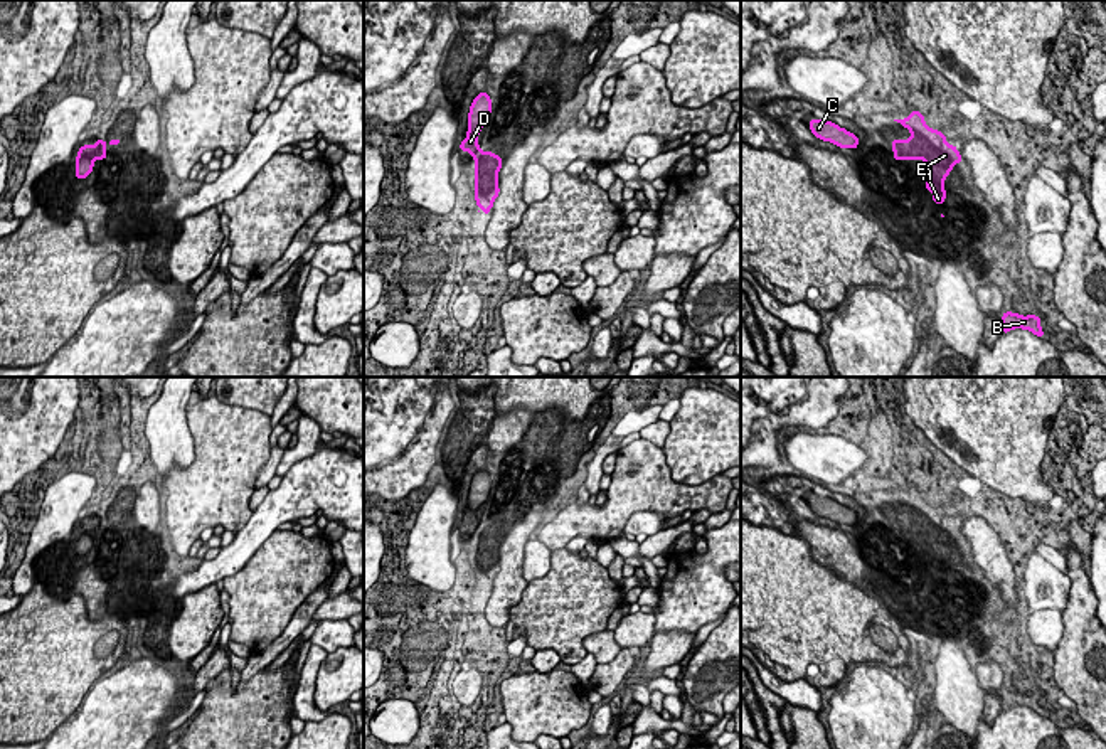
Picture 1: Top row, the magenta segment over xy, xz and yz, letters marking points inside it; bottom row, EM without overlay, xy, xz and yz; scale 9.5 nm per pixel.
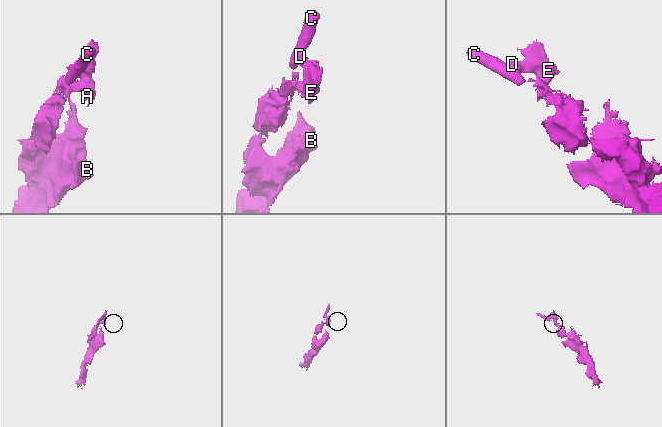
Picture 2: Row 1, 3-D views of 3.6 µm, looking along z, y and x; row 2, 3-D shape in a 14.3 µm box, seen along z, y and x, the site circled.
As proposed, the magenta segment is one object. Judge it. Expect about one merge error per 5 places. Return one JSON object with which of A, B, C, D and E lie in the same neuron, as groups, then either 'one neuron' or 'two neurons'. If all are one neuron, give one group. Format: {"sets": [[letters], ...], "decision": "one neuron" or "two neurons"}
{"sets": [["A", "B", "C", "D", "E"]], "decision": "one neuron"}

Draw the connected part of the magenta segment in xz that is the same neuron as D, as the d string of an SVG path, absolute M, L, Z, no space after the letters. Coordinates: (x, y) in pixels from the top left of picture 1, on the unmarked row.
M487 468L473 475L468 490L466 515L460 520L461 529L468 529L475 535L475 577L476 584L483 586L483 592L490 591L495 576L500 571L498 549L502 545L502 532L483 529L478 520L481 505L488 500L492 490L492 475Z

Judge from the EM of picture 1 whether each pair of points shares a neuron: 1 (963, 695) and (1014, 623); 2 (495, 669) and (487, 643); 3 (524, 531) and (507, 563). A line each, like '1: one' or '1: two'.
1: two
2: one
3: one

